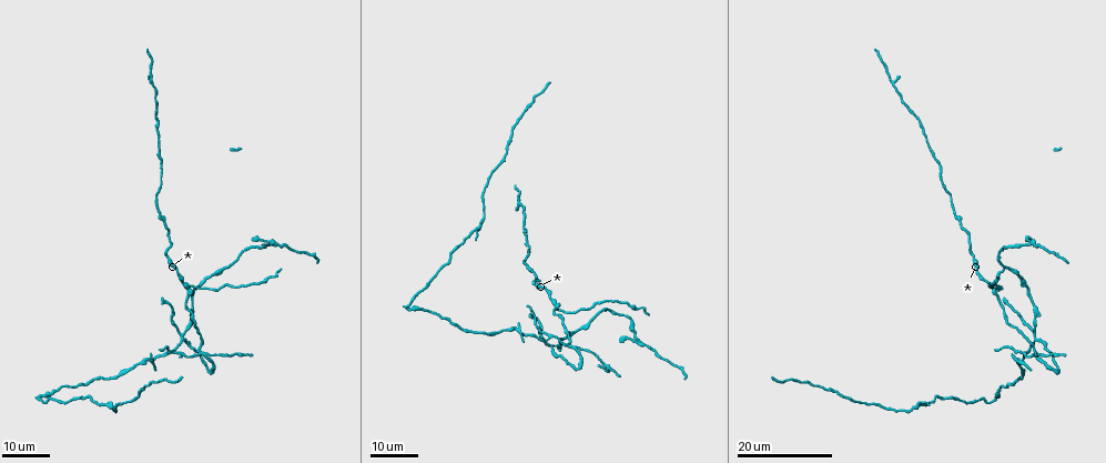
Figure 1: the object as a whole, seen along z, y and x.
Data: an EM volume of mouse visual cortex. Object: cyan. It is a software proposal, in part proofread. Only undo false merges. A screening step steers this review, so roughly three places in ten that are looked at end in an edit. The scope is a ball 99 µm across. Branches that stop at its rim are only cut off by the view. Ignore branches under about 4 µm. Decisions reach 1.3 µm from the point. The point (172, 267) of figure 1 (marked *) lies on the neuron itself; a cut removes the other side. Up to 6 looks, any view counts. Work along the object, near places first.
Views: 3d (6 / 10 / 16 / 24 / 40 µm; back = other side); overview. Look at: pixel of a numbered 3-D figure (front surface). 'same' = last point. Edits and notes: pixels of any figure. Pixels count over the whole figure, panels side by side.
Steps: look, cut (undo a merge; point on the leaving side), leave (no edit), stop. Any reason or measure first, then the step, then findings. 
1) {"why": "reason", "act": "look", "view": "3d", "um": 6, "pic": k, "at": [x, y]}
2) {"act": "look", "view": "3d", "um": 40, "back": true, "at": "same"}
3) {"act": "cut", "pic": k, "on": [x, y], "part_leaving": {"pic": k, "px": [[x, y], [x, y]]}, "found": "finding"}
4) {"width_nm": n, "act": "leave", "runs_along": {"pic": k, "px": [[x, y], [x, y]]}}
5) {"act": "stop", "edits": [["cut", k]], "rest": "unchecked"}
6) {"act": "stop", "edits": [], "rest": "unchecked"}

{"why": "sudden change in width", "act": "look", "view": "3d", "um": 24, "pic": 1, "at": [577, 368]}

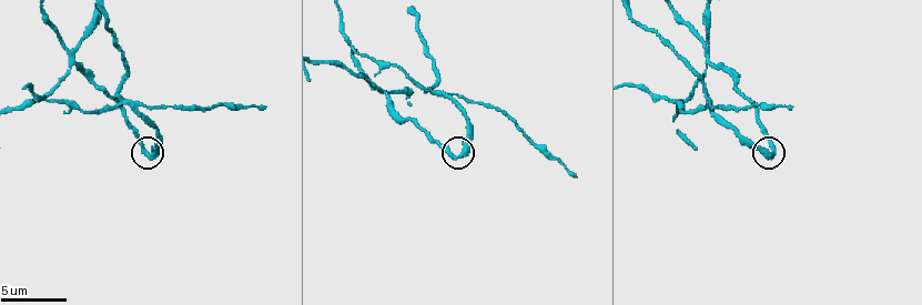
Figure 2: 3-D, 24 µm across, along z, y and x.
{"act": "look", "view": "3d", "um": 10, "pic": 2, "at": [456, 156]}

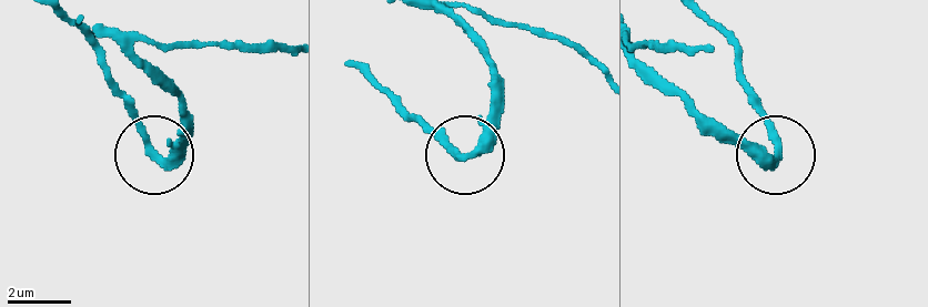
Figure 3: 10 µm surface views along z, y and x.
{"width_nm": 320, "act": "leave", "runs_along": {"pic": 3, "px": [[134, 53], [180, 101], [174, 149], [153, 154], [106, 80]]}, "found": "all the same neuron"}

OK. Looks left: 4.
{"why": "small branch off a trunk", "act": "look", "view": "3d", "um": 6, "pic": 2, "at": [70, 64]}

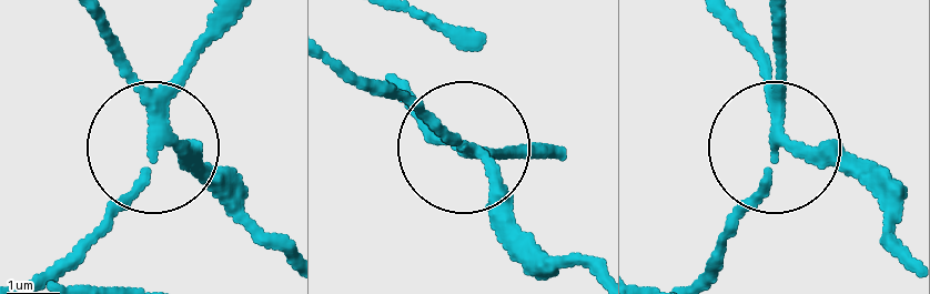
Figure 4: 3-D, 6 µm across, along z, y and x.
{"side_arm_um": 65, "act": "cut", "pic": 4, "on": [201, 42], "part_leaving": {"pic": 4, "px": [[158, 110], [144, 172], [26, 283]]}, "found": "two neurons meet here"}

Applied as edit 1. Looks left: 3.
{"why": "branch point", "act": "look", "view": "3d", "um": 16, "pic": 1, "at": [556, 305]}

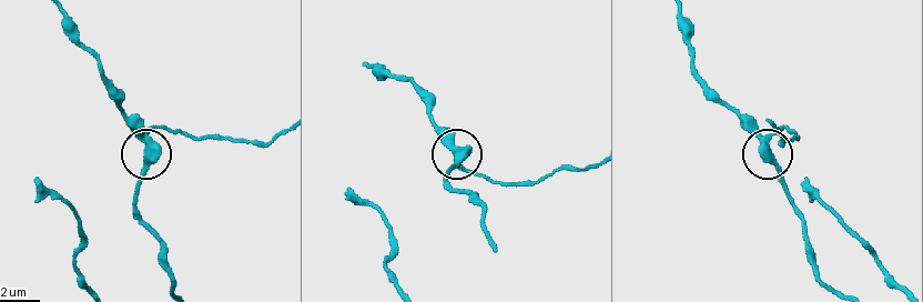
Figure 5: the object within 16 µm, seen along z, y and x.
{"act": "look", "view": "3d", "um": 10, "pic": 5, "at": [150, 144]}

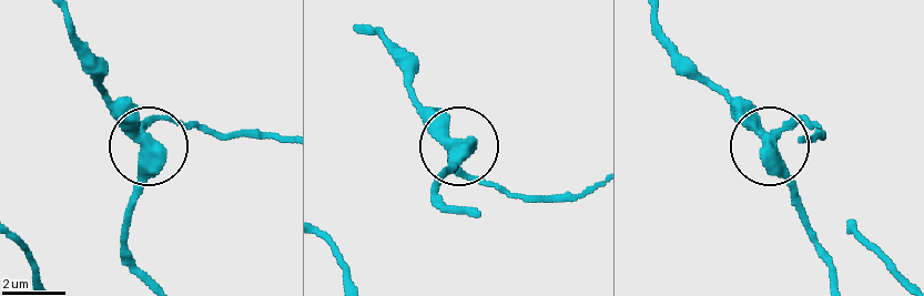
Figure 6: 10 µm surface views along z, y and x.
{"arms": 3, "act": "leave", "found": "one neuron here"}

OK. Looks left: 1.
{"act": "stop", "edits": [["cut", 4]], "rest": "unchecked"}

